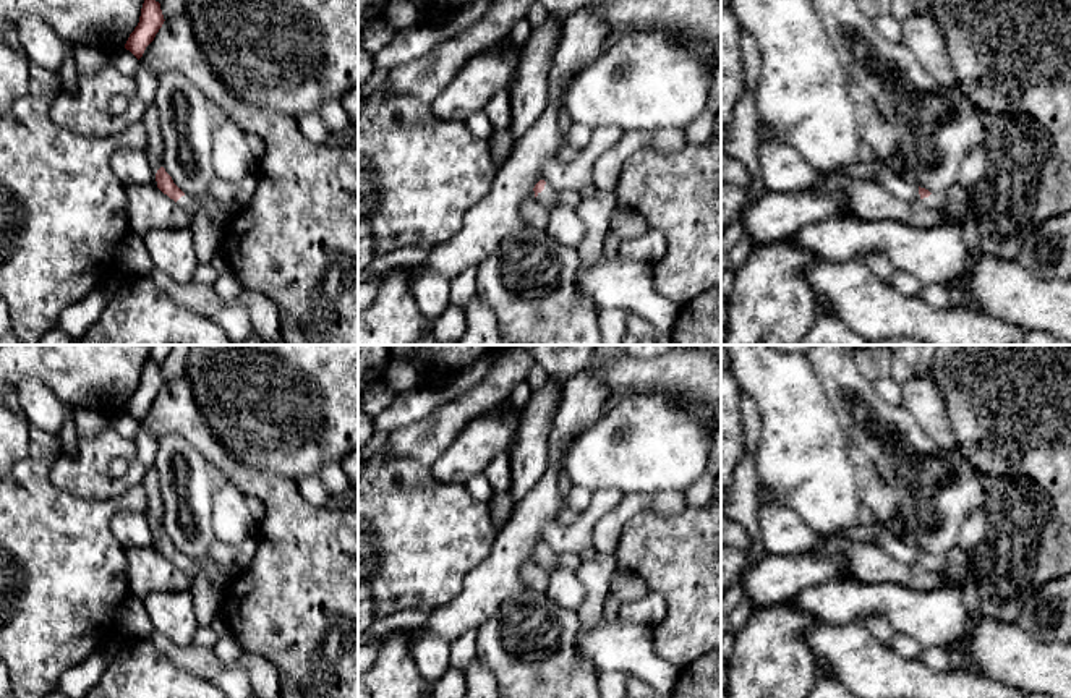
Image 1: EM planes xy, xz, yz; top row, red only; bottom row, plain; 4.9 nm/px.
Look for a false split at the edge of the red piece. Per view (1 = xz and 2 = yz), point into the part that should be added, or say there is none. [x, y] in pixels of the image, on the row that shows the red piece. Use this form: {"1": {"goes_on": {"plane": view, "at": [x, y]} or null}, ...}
{"1": {"goes_on": {"plane": "xz", "at": [548, 196]}}, "2": {"goes_on": {"plane": "yz", "at": [937, 201]}}}

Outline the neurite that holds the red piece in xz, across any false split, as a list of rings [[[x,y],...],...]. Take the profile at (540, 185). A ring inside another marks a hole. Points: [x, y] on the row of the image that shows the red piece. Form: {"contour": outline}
{"contour": [[[540,180],[535,188],[535,199],[544,206],[546,209],[553,211],[556,207],[557,191],[551,188],[544,180]]]}

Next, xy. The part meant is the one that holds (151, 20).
{"contour": [[[144,0],[139,23],[130,34],[125,49],[139,60],[146,47],[154,40],[156,34],[162,28],[164,21],[160,3],[156,0]]]}

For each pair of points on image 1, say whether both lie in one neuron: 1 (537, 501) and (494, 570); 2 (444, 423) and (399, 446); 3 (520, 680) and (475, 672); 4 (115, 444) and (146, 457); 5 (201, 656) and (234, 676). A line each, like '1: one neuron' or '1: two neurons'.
1: one neuron
2: one neuron
3: two neurons
4: two neurons
5: two neurons

